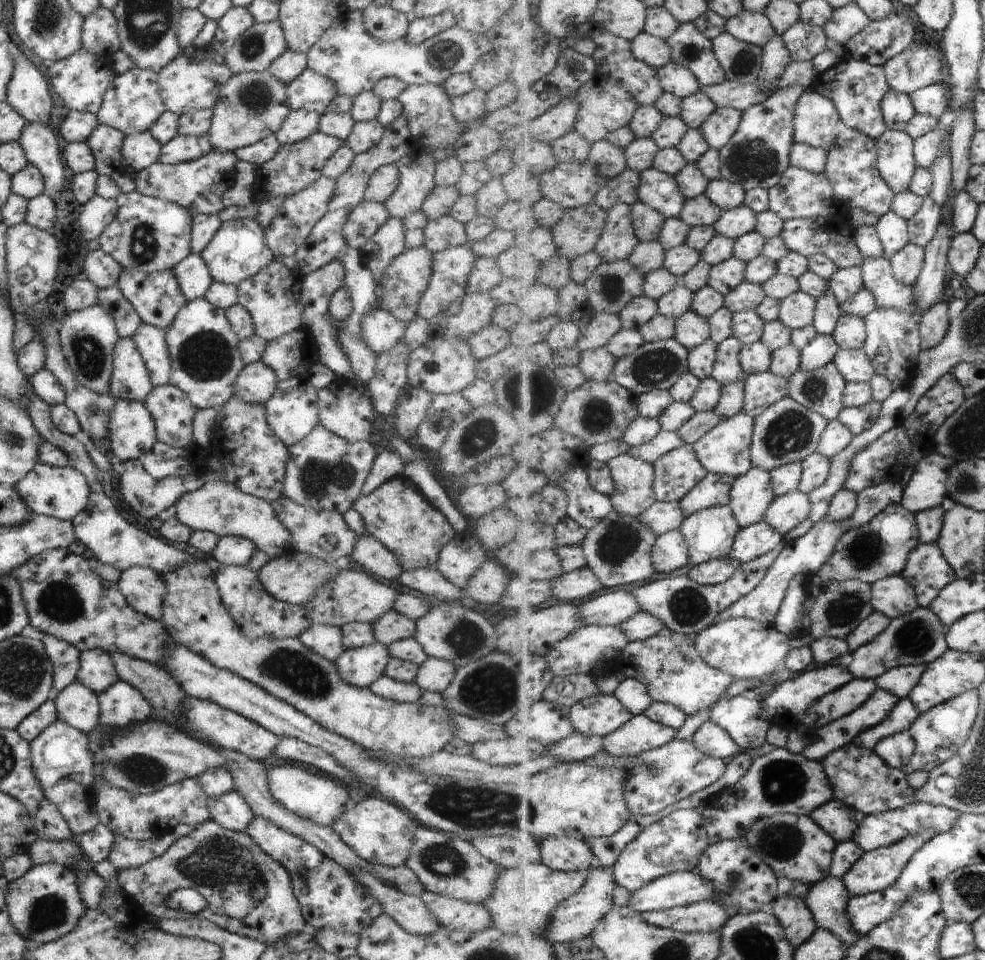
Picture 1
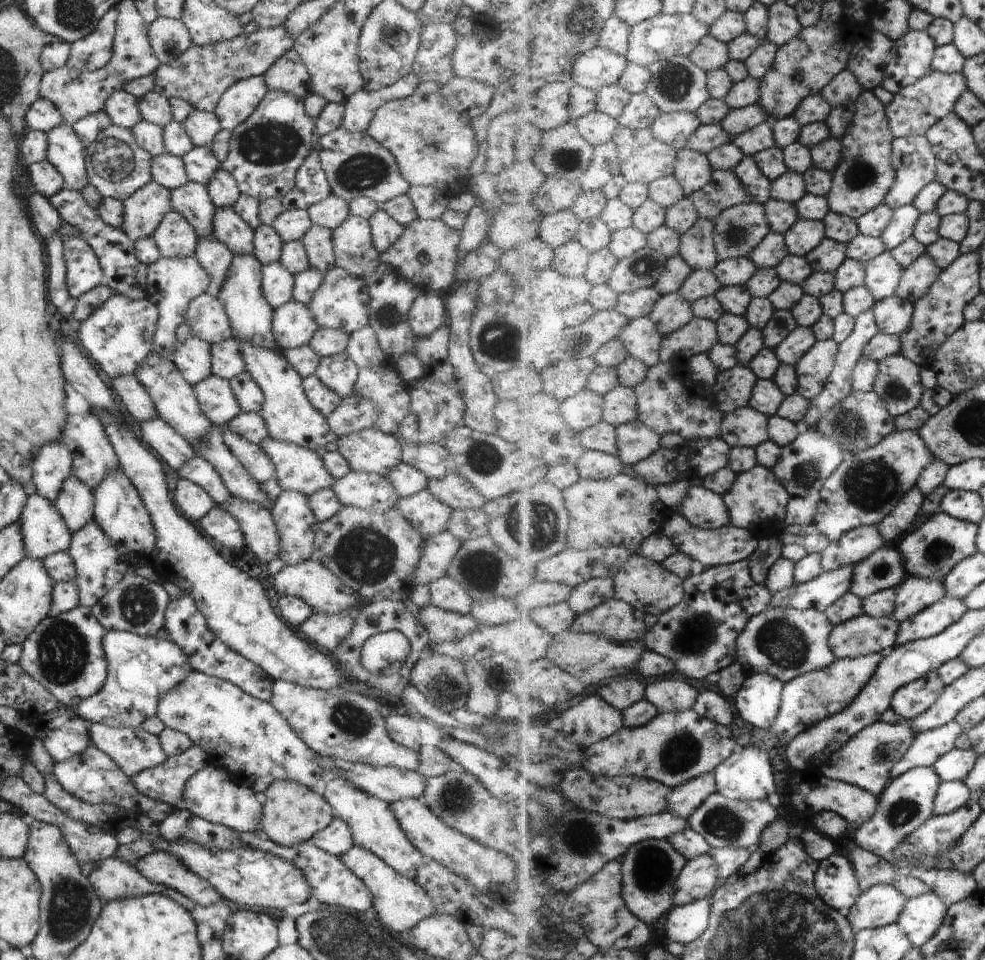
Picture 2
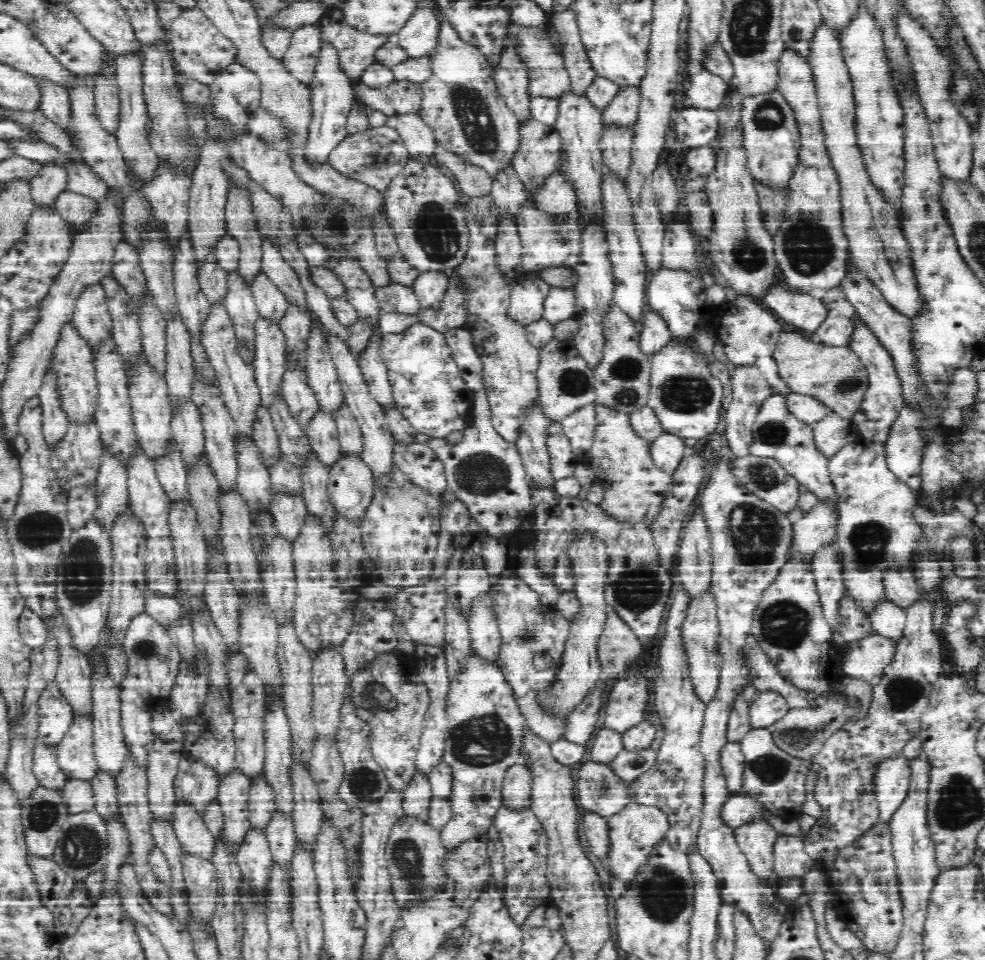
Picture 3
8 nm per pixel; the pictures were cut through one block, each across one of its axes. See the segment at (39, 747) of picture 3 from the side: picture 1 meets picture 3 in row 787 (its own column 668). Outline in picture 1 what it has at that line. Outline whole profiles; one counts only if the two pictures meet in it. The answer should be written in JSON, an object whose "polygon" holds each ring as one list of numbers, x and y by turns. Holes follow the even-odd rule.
{"polygon":[[643,32,632,40,633,52,638,59,648,62,649,66,660,69,673,61,673,50,669,42,657,38,648,32]]}

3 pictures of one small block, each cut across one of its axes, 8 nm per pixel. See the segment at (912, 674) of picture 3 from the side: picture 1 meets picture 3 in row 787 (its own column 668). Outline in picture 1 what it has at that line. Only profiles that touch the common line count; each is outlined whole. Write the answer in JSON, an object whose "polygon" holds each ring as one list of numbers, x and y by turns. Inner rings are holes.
{"polygon":[[676,808,665,818,647,826,639,837,628,844,619,860,613,865,613,878,616,878,616,884,621,884,631,892,637,892,643,886,655,882,657,878,677,871,697,869,705,850,711,844,704,815,698,809]]}

